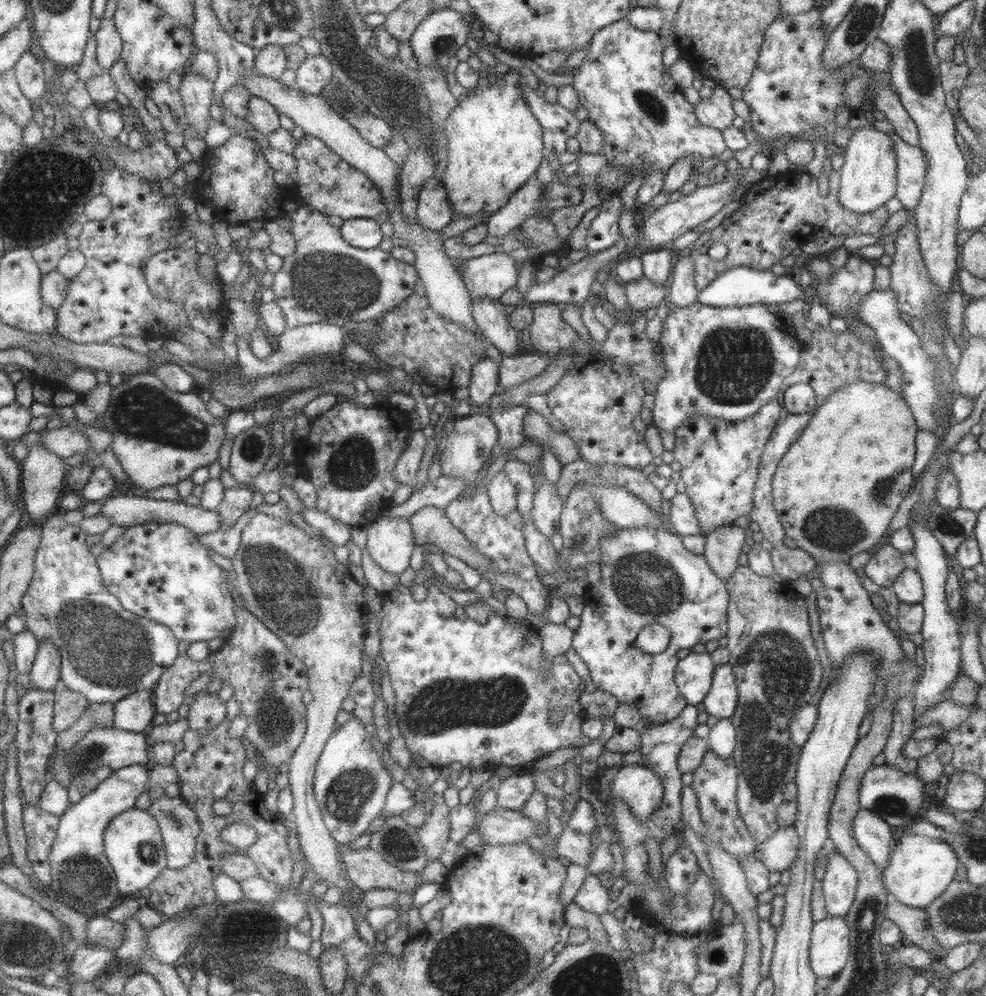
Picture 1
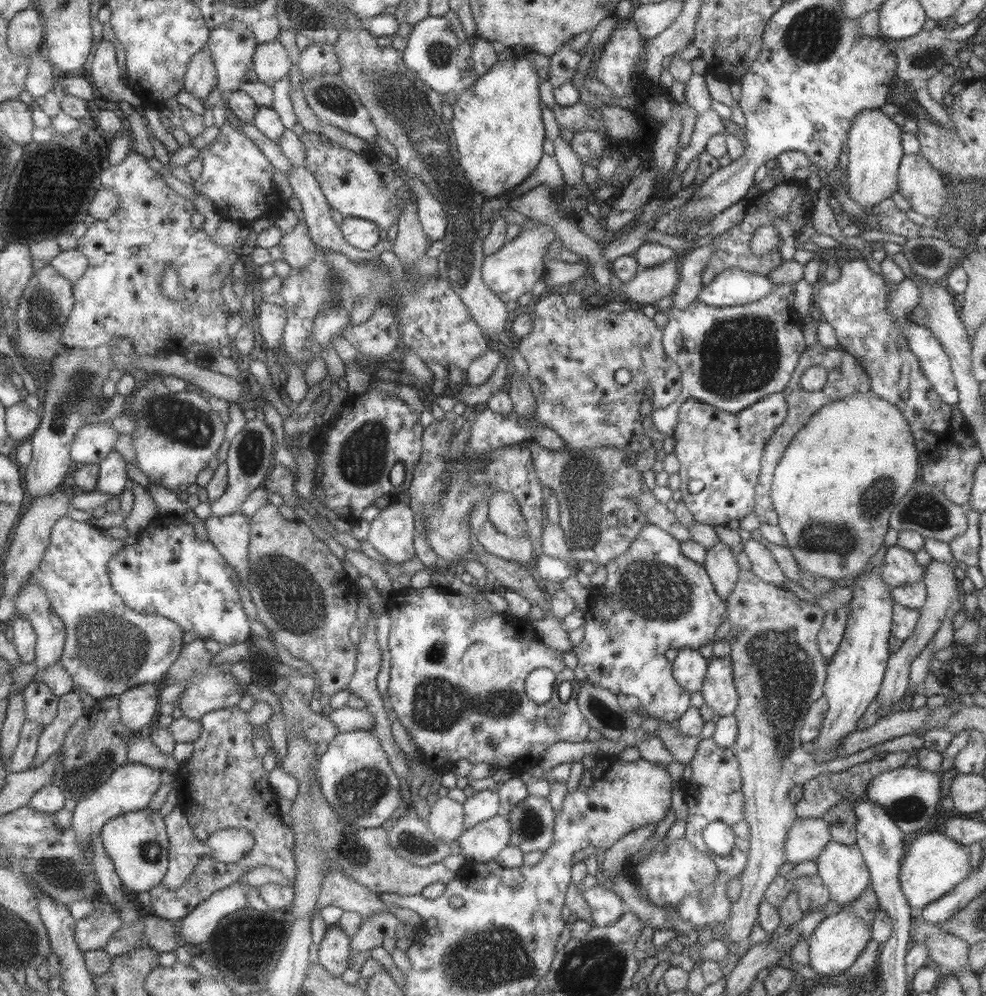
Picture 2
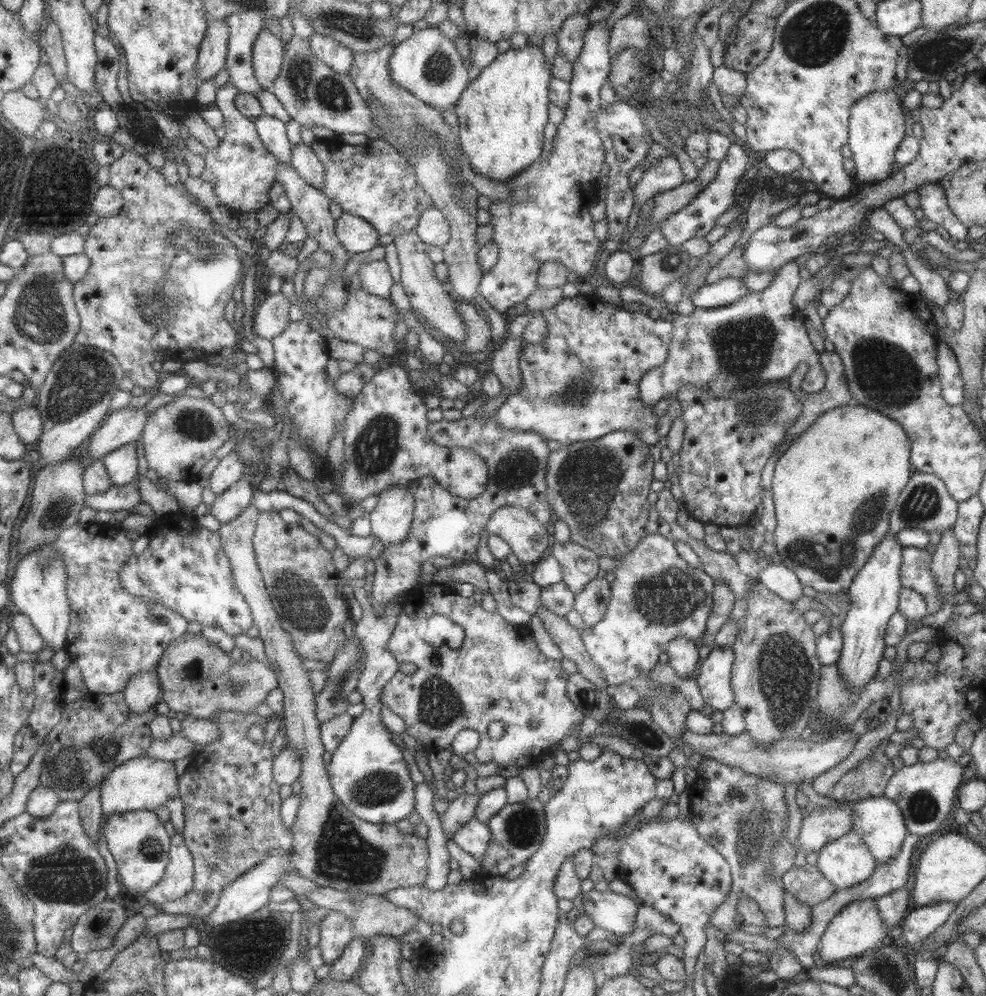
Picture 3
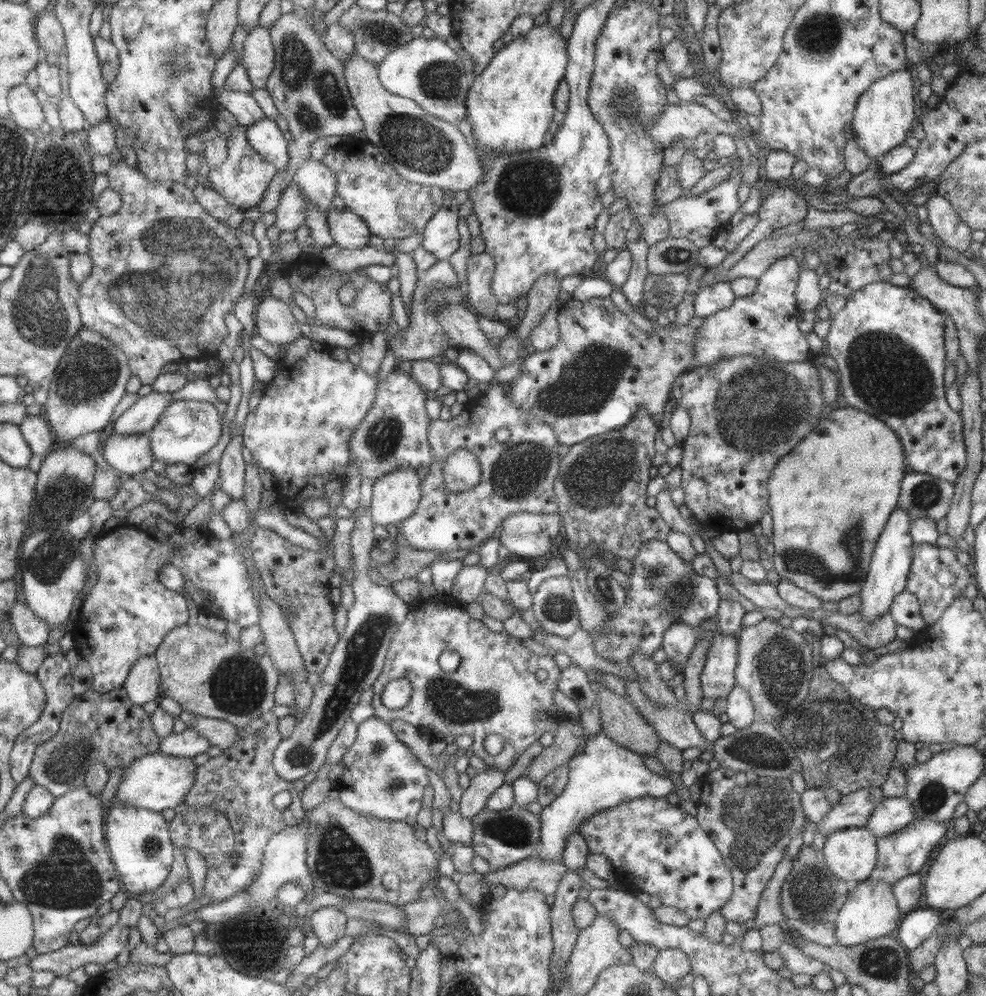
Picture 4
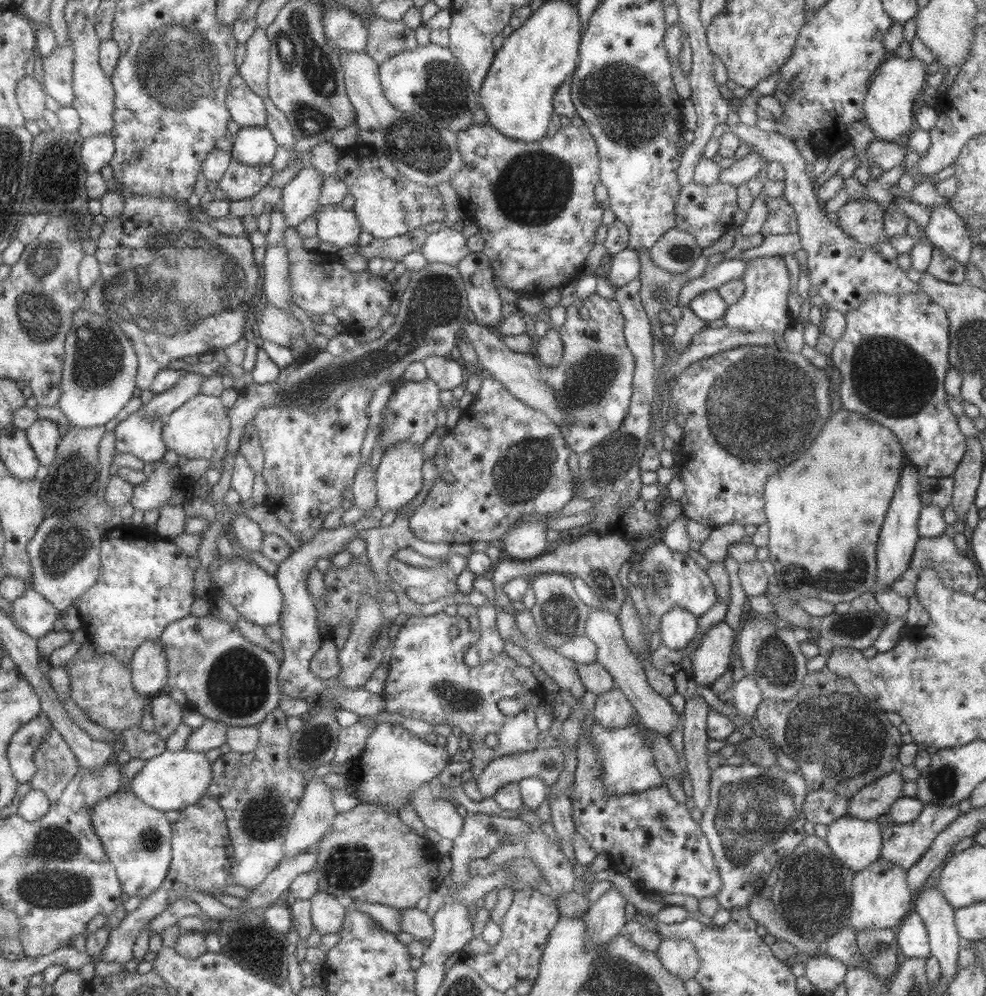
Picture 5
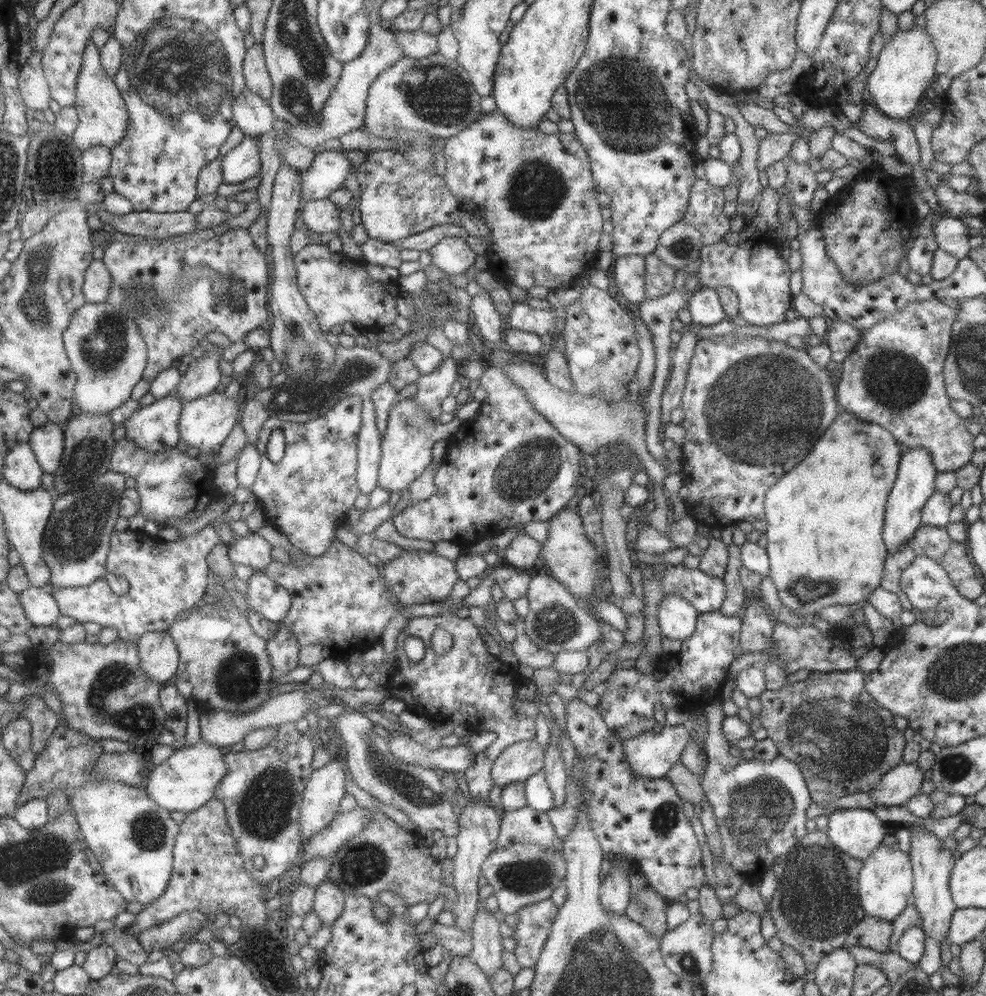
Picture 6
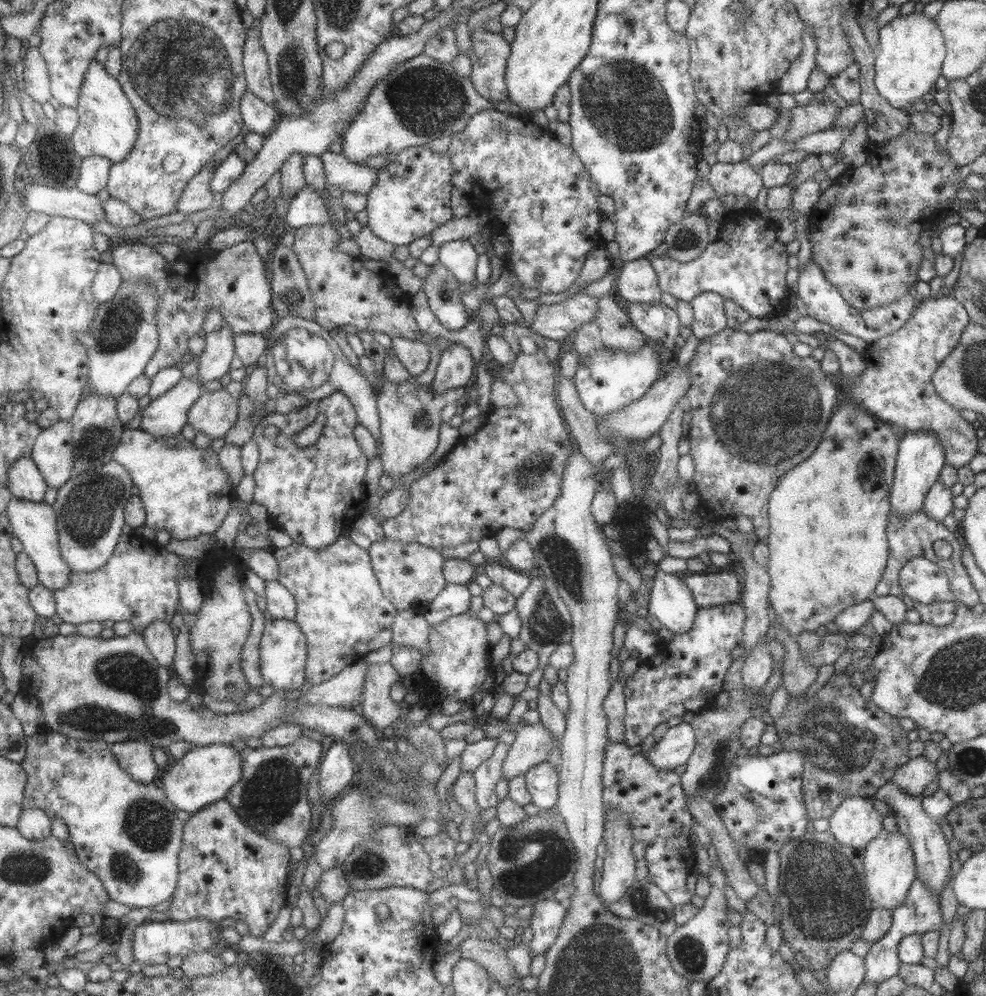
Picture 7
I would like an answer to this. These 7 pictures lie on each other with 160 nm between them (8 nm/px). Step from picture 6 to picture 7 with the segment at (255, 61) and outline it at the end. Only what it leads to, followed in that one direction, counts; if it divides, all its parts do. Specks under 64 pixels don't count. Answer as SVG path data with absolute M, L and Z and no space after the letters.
M253 27L248 31L244 46L244 70L248 90L259 96L263 102L274 106L268 58L260 43L260 31Z

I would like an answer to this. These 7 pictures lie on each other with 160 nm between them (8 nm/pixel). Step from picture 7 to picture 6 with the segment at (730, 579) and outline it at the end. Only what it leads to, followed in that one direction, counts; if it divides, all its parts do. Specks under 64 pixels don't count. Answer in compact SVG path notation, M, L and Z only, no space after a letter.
M680 563L667 564L663 575L654 579L661 580L662 598L665 595L679 595L698 614L719 611L726 595L722 577L711 576L698 568L687 568Z

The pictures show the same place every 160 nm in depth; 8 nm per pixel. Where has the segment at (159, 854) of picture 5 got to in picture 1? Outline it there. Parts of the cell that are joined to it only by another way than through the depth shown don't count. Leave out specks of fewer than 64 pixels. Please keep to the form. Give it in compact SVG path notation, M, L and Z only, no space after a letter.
M131 808L116 817L107 828L104 842L107 857L119 880L119 891L125 897L136 897L143 888L151 887L168 868L168 853L161 827L147 809Z

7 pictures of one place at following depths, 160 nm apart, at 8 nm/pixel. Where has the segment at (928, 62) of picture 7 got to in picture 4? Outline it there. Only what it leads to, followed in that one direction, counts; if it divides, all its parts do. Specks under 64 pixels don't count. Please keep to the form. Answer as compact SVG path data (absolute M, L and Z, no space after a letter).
M910 67L894 70L873 81L855 103L850 125L856 146L870 158L877 158L891 148L903 145L916 125L913 96L915 96L915 73Z

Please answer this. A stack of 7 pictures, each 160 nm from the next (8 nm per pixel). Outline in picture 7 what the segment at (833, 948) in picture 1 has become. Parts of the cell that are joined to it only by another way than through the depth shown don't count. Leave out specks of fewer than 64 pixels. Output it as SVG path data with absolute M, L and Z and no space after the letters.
M884 829L863 850L863 886L872 906L892 911L903 904L905 896L915 880L913 852L907 838L901 832L886 832Z

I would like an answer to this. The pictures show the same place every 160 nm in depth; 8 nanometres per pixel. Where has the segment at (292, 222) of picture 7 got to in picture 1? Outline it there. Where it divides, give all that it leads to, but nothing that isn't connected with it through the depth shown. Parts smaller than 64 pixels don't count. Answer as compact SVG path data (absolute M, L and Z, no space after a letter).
M370 218L343 220L339 230L342 239L355 248L369 250L381 242L379 223Z

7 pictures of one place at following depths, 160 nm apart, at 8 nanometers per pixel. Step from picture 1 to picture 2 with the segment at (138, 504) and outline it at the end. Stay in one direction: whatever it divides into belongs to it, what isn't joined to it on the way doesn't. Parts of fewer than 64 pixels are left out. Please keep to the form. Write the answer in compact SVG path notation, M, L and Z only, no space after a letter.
M237 511L227 516L211 514L204 522L209 540L238 572L242 586L249 590L252 517Z

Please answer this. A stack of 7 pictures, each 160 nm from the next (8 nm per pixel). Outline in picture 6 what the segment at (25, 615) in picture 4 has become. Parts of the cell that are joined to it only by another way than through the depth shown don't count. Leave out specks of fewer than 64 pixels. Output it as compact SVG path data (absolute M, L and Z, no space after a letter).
M32 586L21 593L21 596L27 618L30 618L34 626L54 629L62 612L57 599L53 596L51 587Z

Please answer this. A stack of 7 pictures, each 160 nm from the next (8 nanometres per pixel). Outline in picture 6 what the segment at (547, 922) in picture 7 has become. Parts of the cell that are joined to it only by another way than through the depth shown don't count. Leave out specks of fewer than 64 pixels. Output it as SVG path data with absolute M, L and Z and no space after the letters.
M546 899L525 905L515 912L518 923L512 929L511 938L517 941L513 954L519 967L534 968L557 911L555 904Z

